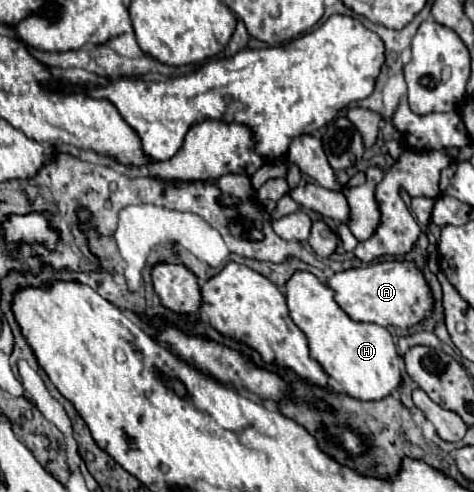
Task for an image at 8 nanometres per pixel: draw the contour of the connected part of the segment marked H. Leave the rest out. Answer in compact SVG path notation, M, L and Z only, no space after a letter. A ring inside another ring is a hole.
M296 272L286 282L290 318L306 334L310 356L356 400L382 400L402 386L400 356L392 334L378 324L354 322L334 300L334 292L308 272Z

